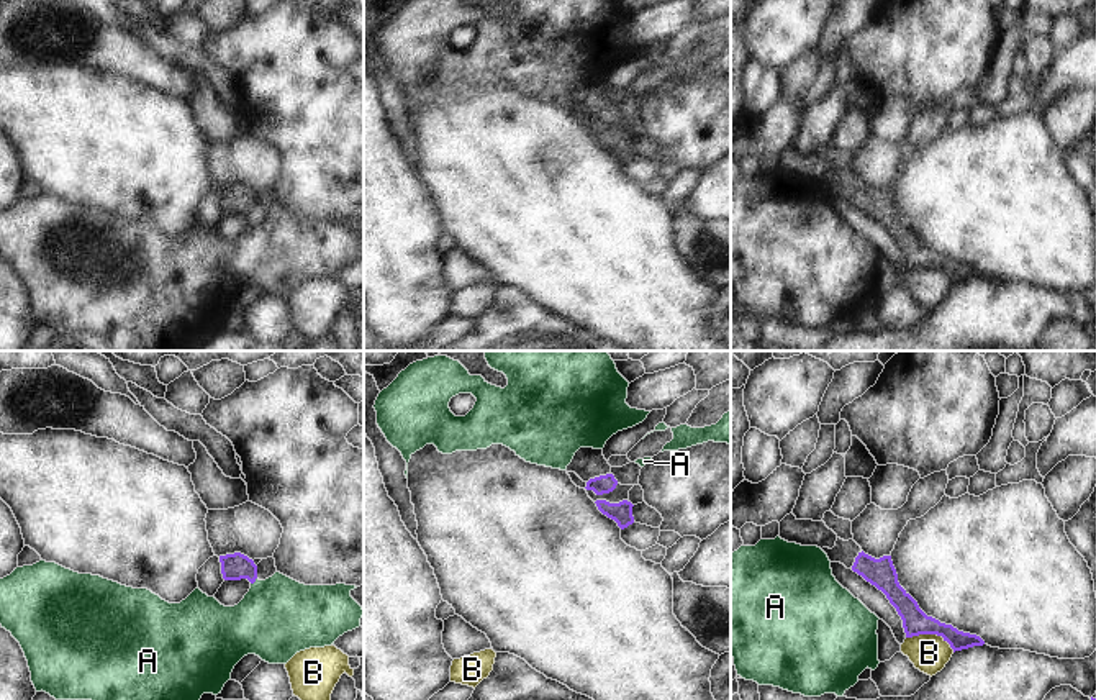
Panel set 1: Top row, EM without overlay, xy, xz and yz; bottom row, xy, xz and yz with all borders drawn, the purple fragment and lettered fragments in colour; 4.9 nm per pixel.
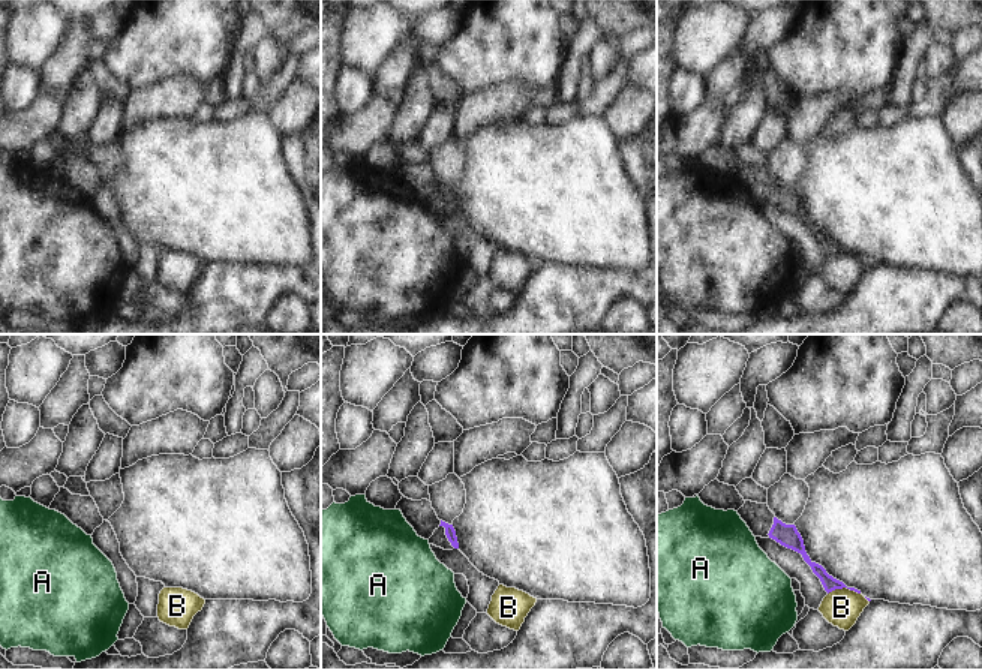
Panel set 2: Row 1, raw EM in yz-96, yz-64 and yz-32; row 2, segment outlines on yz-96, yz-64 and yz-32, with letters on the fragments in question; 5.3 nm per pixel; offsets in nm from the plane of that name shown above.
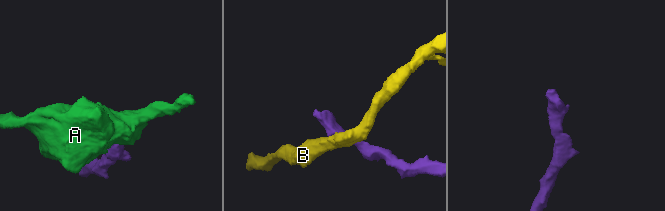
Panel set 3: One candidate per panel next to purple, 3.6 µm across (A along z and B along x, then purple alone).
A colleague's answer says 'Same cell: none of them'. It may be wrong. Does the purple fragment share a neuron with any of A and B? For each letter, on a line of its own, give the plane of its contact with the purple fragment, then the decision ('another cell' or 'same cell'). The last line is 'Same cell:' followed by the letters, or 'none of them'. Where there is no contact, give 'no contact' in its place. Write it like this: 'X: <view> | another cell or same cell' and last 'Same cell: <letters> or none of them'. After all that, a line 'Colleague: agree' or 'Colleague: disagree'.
A: xy | another cell
B: yz | another cell
Same cell: none of them
Colleague: agree

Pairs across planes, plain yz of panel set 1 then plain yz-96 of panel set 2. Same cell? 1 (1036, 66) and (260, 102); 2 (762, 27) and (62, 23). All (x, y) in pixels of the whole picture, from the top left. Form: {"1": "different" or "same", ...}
{"1": "different", "2": "same"}

